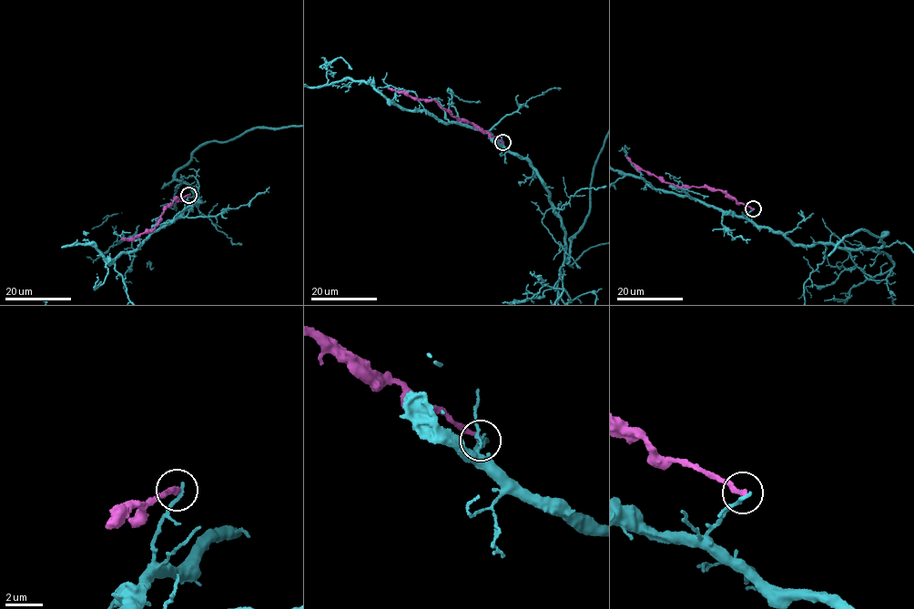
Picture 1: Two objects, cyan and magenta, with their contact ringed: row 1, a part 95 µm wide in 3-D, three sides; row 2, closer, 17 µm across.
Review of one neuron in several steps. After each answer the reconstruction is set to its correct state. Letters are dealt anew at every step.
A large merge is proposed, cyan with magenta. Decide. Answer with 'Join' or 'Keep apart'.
Keep apart

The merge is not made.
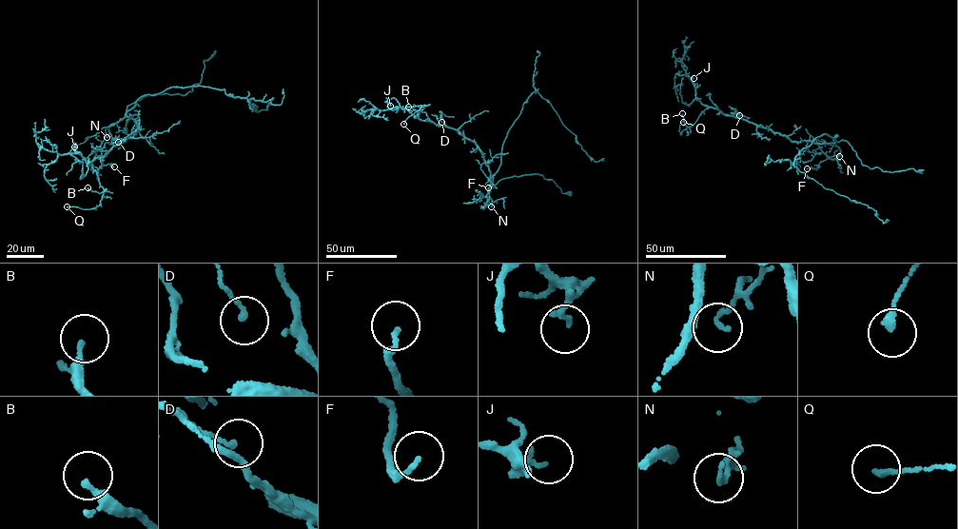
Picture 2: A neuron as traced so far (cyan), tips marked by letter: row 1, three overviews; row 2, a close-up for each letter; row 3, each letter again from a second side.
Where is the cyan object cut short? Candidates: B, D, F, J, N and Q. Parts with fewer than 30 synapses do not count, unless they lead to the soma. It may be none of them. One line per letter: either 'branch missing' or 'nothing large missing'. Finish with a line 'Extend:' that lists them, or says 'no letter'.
B: nothing large missing
D: nothing large missing
F: nothing large missing
J: nothing large missing
N: nothing large missing
Q: nothing large missing
Extend: no letter

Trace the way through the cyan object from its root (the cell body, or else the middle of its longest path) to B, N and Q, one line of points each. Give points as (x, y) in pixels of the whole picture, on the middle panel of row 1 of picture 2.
B: (493, 179), (491, 185), (489, 167), (476, 143), (457, 130), (417, 117), (422, 106), (408, 107)
N: (493, 179), (487, 196), (491, 206)
Q: (493, 179), (491, 185), (489, 167), (475, 143), (457, 130), (417, 117), (423, 106), (403, 124)

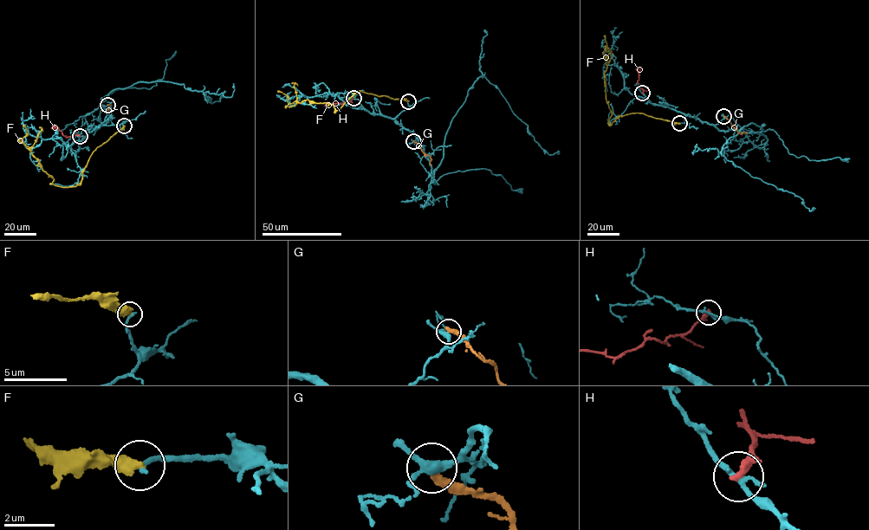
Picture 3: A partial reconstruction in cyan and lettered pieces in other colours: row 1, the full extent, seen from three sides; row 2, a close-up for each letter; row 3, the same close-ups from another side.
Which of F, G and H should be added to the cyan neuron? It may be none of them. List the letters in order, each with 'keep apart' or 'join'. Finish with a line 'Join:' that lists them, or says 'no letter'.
F: keep apart
G: keep apart
H: keep apart
Join: no letter

